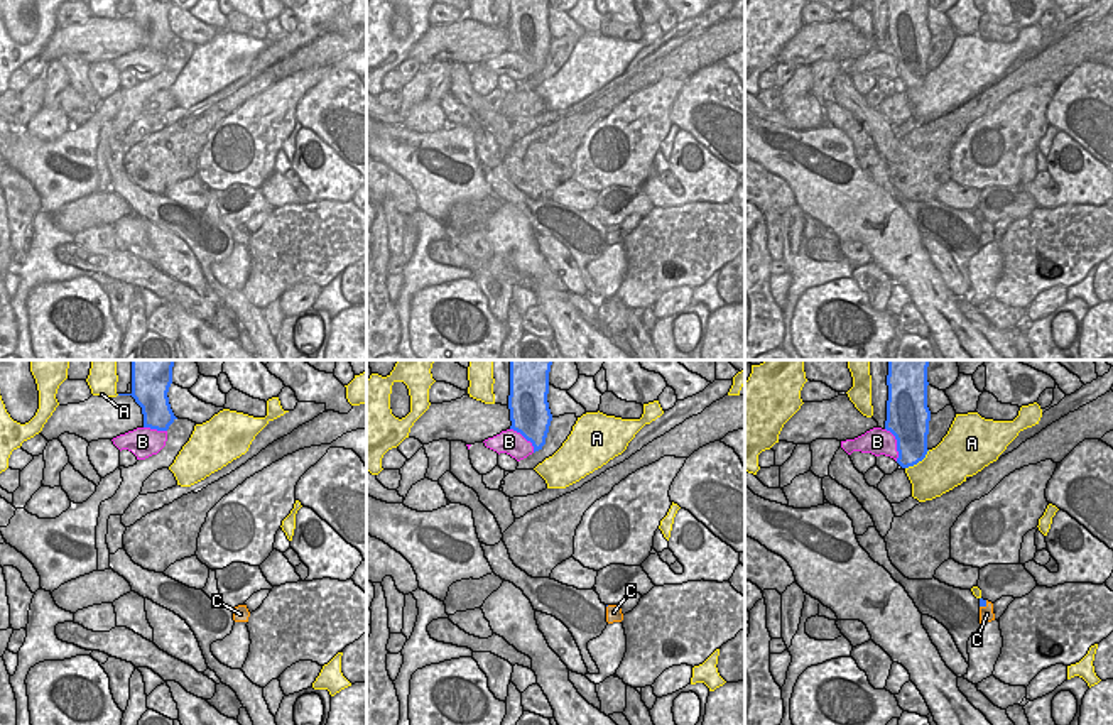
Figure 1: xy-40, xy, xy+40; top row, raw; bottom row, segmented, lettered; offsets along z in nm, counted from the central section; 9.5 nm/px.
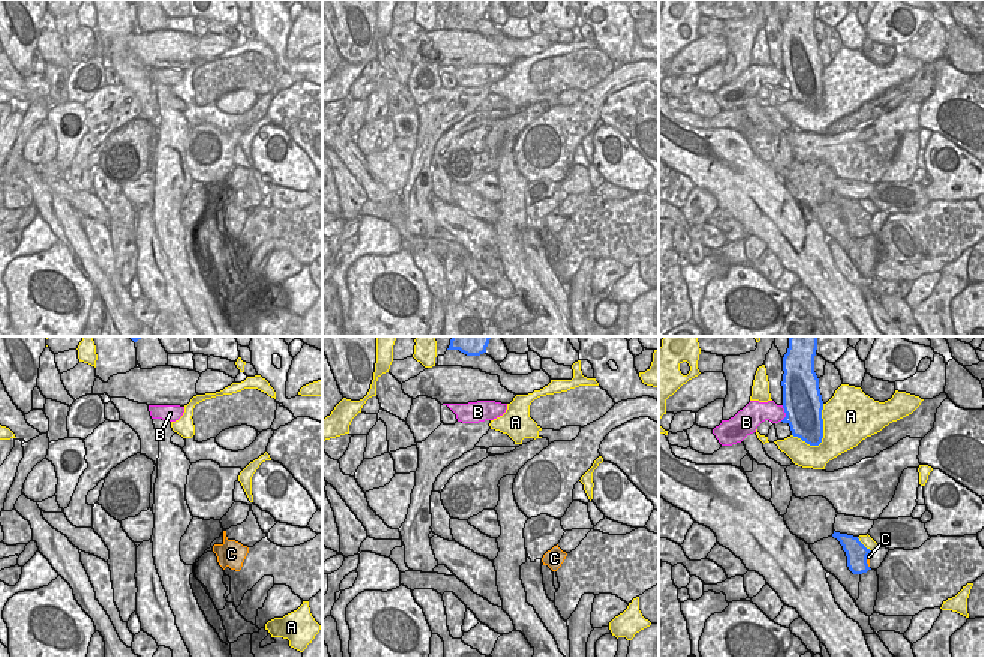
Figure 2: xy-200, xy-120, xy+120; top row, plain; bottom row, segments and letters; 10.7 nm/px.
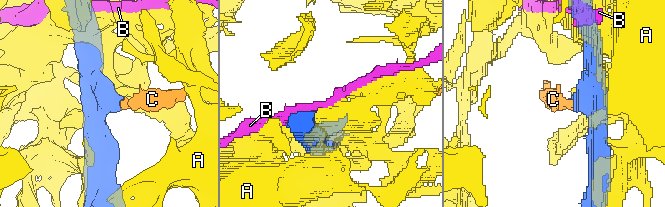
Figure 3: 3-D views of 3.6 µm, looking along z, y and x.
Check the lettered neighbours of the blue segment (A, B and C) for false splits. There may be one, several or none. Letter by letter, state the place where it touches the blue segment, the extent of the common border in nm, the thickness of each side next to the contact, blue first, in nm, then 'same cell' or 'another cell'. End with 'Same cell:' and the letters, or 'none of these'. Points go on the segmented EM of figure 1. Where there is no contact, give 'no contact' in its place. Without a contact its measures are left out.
A: meets blue in xy+40 at (917, 462); contact 300 nm long; 300 nm thick on the blue side, 420 nm on the other; another cell
B: meets blue in xy+40 at (897, 445); contact 340 nm long; 380 nm thick on the blue side, 260 nm on the other; another cell
C: meets blue in xy+40 at (983, 605); contact 110 nm long; 60 nm thick on the blue side, 130 nm on the other; another cell
Same cell: none of these

